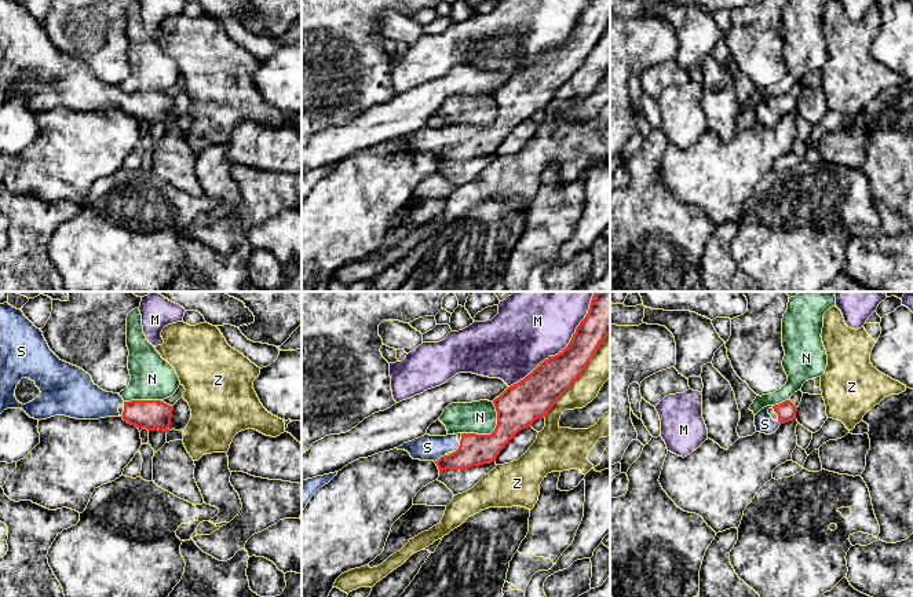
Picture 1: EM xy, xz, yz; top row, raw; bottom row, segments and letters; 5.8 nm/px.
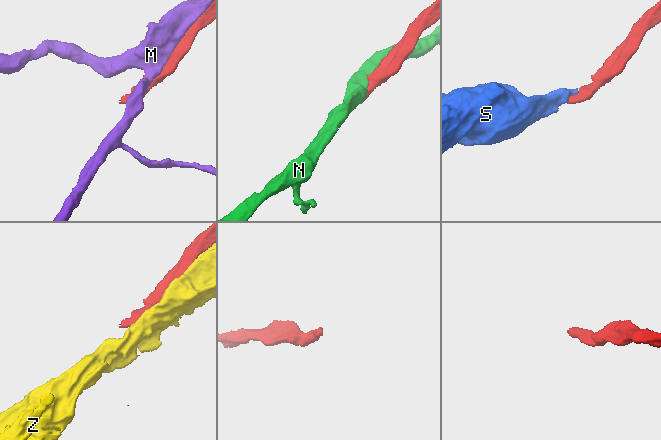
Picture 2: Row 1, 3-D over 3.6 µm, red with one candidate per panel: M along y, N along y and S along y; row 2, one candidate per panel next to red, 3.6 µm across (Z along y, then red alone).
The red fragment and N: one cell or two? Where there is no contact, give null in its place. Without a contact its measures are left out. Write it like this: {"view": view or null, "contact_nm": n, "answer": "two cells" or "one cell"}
{"view": "xz", "contact_nm": 260, "answer": "two cells"}

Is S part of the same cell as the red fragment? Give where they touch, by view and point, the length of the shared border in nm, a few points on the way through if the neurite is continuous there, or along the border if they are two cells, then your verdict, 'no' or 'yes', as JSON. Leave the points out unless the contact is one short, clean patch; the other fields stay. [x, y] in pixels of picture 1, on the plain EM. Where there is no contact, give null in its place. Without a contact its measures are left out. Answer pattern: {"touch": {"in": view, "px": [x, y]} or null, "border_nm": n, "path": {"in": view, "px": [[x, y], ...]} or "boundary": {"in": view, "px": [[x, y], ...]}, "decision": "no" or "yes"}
{"touch": {"in": "xz", "px": [439, 150]}, "border_nm": 80, "path": {"in": "xz", "px": [[474, 142], [460, 152], [439, 150], [427, 139]]}, "decision": "yes"}

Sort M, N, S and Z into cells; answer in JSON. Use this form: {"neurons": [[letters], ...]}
{"neurons": [["M"], ["N"], ["S"], ["Z"]]}

